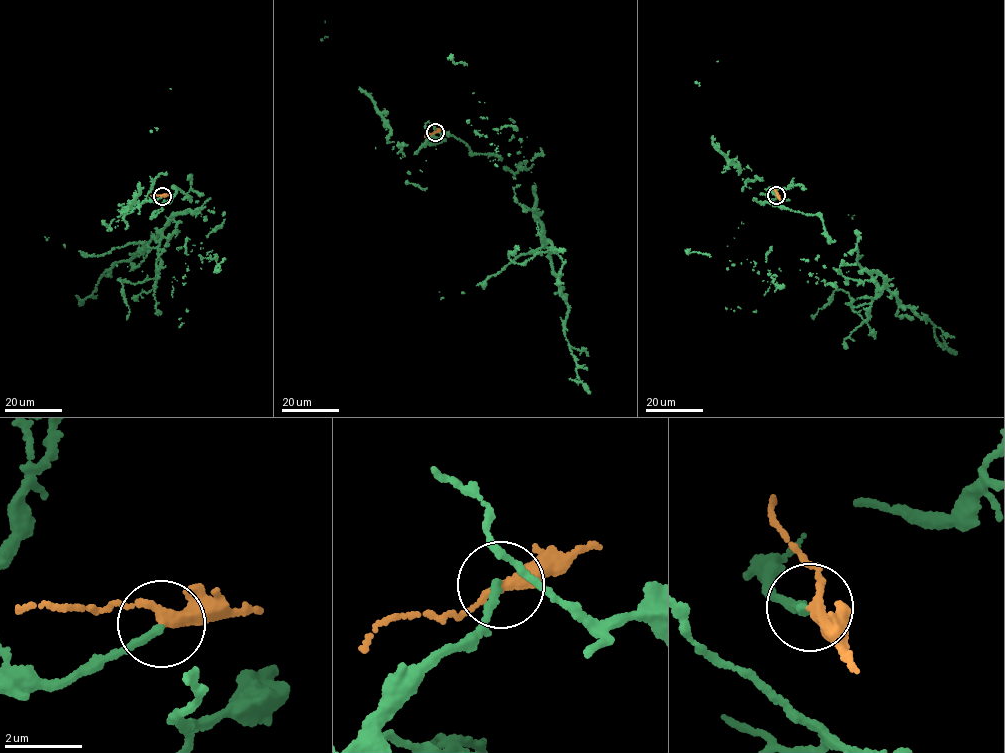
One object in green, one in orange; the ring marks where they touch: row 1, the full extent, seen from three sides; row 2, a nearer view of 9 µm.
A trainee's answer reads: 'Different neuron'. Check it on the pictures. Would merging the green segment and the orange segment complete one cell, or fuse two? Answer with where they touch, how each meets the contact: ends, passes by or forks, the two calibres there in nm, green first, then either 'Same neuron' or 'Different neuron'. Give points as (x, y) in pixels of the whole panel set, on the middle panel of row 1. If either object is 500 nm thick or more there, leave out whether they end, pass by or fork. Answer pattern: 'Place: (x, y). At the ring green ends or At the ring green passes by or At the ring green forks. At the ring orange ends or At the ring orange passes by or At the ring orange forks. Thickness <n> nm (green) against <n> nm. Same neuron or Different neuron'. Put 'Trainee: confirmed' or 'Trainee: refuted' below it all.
Place: (435, 132). At the ring green ends. At the ring orange passes by. Thickness 220 nm (green) against 280 nm. Same neuron
Trainee: refuted

